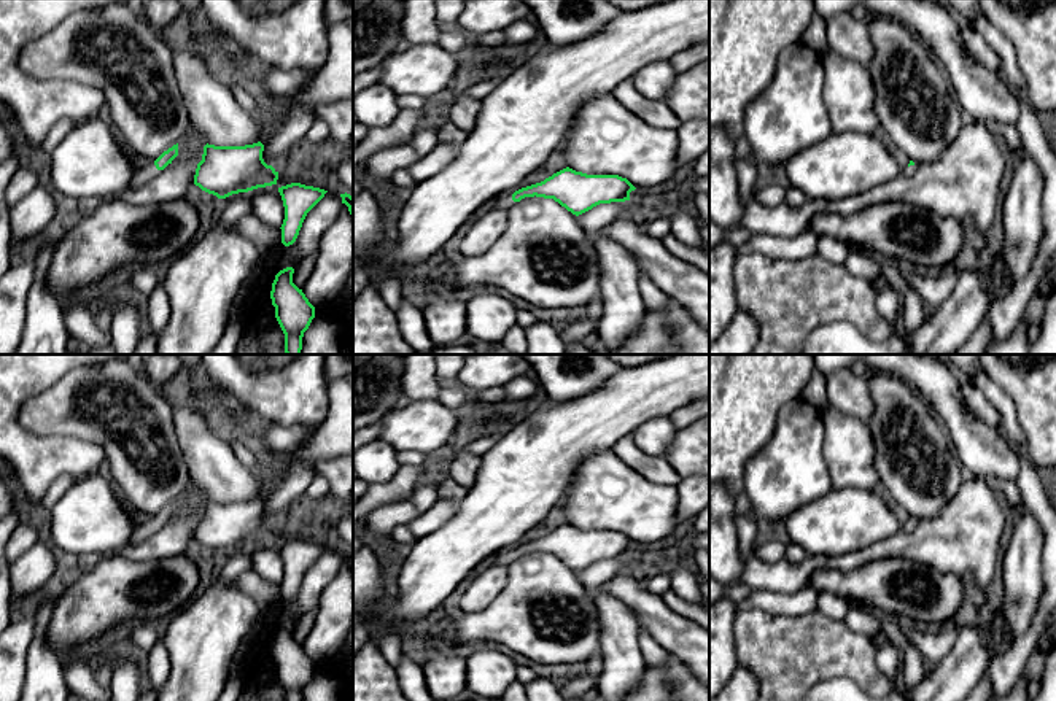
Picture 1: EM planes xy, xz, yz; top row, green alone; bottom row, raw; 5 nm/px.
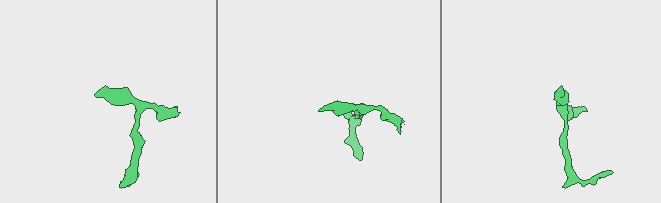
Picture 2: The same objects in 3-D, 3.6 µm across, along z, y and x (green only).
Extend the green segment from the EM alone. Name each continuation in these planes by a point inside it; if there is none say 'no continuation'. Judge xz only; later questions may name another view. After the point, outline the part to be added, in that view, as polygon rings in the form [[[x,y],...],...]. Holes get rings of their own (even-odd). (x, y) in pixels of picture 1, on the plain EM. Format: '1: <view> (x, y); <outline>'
1: xz (506, 557); [[[503,552],[503,553],[496,553],[496,555],[490,556],[487,566],[499,564],[499,563],[507,564],[512,560],[514,560],[512,552]]]

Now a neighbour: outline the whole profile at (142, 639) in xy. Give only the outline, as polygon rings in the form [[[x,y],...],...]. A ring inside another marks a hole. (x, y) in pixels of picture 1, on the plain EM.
[[[137,623],[130,631],[129,647],[145,656],[156,641],[157,634],[148,623]]]

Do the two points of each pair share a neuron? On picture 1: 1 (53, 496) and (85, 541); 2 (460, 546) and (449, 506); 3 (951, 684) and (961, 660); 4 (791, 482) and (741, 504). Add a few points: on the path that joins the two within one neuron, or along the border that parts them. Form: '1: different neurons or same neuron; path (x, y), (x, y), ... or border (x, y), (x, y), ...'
1: different neurons; border (75, 480), (50, 512)
2: different neurons; border (460, 503), (458, 509), (447, 520), (420, 538)
3: same neuron; path (955, 677), (961, 666)
4: different neurons; border (743, 490), (753, 511)

